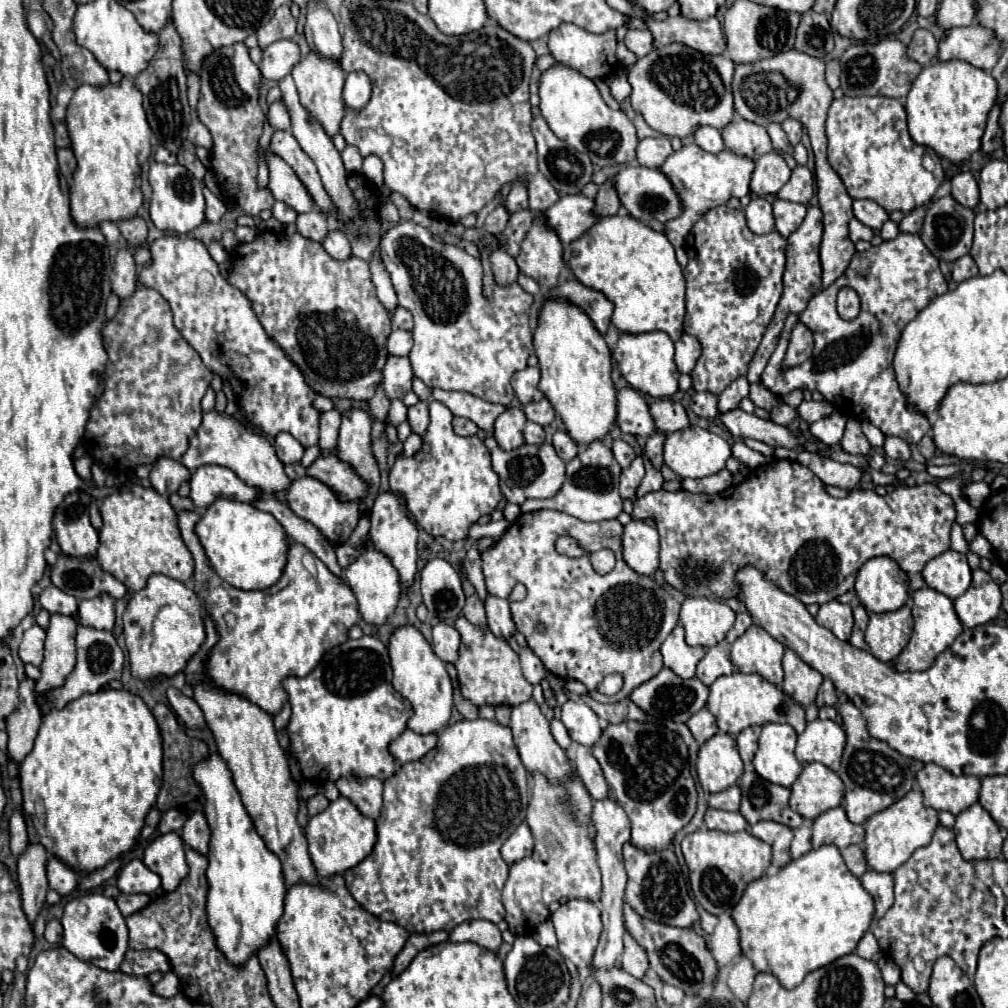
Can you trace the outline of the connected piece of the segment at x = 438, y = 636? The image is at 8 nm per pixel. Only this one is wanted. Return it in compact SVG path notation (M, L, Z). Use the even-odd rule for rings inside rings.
M437 623L433 627L433 651L441 661L457 661L457 649L459 649L459 633L455 627L447 623Z

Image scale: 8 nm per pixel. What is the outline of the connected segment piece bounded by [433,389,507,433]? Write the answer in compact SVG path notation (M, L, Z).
M433 389L433 397L437 401L441 401L445 407L449 407L453 415L471 419L479 429L483 429L487 433L493 431L493 421L507 409L505 405L489 403L485 399L479 399L479 397L463 393L463 391Z

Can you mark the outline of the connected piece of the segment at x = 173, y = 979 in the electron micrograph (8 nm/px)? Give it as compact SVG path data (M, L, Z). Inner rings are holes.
M167 971L165 977L155 985L155 991L157 991L161 997L173 997L173 995L179 995L179 993L181 993L179 977L177 977L173 971Z

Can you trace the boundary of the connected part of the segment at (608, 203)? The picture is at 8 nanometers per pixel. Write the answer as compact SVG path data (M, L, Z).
M607 179L607 181L599 187L599 193L597 193L595 201L597 201L595 213L597 213L599 217L611 217L611 215L617 213L617 209L621 207L621 201L619 201L619 197L617 197L613 179Z

